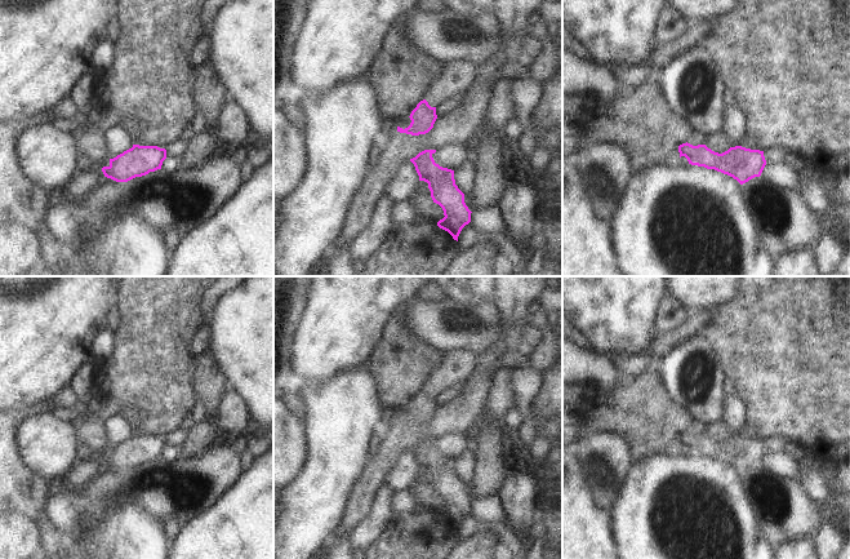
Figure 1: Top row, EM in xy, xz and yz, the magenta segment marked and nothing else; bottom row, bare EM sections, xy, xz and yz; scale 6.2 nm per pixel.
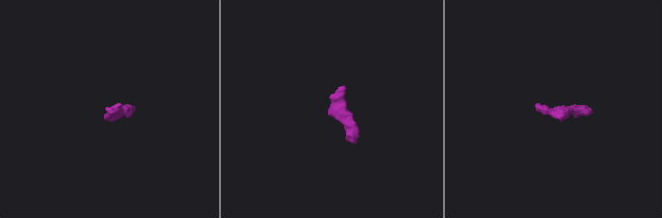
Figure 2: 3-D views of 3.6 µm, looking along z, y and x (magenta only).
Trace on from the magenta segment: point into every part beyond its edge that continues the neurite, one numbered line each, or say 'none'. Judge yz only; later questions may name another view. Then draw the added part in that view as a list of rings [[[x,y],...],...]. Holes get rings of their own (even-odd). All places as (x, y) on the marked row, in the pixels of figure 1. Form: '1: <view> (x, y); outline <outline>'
none

